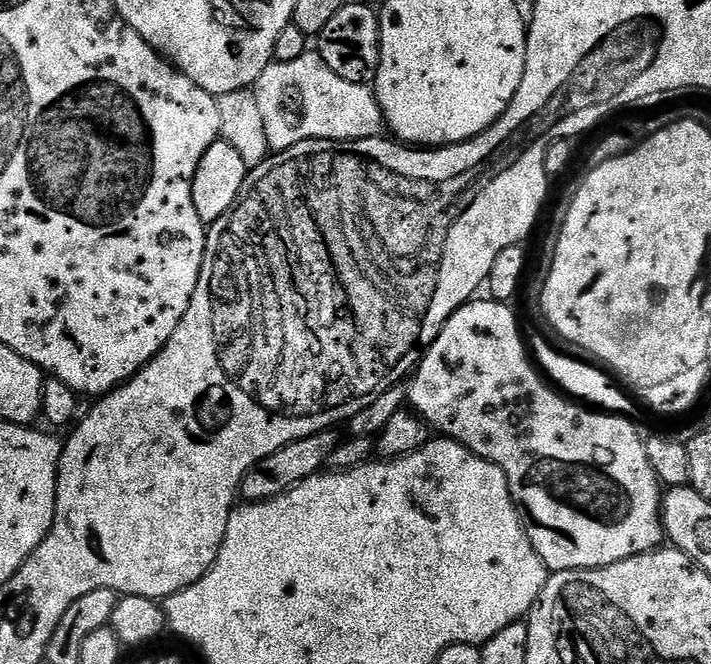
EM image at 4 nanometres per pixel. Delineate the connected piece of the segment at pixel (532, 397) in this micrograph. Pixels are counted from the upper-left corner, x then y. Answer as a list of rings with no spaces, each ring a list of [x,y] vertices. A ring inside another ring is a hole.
[[[473,298],[462,305],[445,322],[436,341],[420,357],[420,362],[416,365],[414,375],[411,377],[412,384],[407,385],[407,403],[411,411],[421,416],[429,429],[436,431],[437,428],[440,431],[437,433],[441,437],[457,440],[462,447],[468,448],[475,456],[489,460],[502,469],[508,479],[508,489],[513,502],[516,503],[516,511],[519,512],[520,520],[524,523],[524,533],[530,538],[534,550],[540,555],[544,565],[552,572],[574,572],[577,568],[605,568],[631,556],[656,551],[666,540],[662,519],[662,485],[660,479],[654,474],[654,466],[650,466],[650,458],[646,458],[645,437],[640,436],[639,430],[636,429],[637,425],[626,416],[605,414],[603,411],[581,406],[565,398],[555,387],[547,388],[544,385],[545,377],[537,371],[530,359],[522,328],[520,332],[520,324],[516,321],[515,314],[511,312],[511,307],[508,304],[499,304],[491,298],[480,299]]]

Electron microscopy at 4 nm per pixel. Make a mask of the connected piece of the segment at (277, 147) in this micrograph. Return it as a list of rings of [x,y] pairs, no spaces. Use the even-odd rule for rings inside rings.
[[[306,54],[285,64],[269,64],[256,80],[254,91],[273,153],[285,152],[307,140],[365,140],[381,135],[386,128],[375,91],[367,84],[338,78],[318,54]]]

